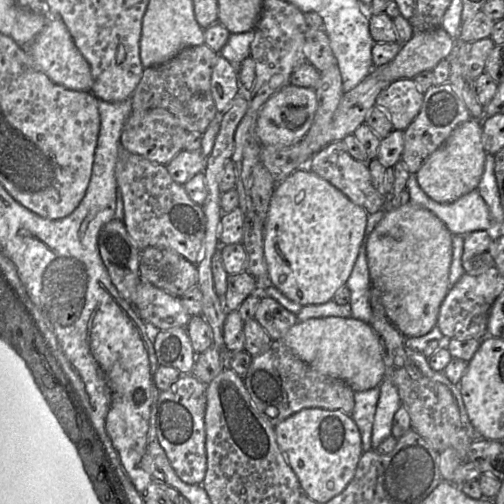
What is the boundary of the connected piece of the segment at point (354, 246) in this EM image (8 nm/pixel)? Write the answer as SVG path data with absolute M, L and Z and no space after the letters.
M307 167L294 171L276 185L264 226L264 255L272 285L302 306L333 300L351 275L368 216Z

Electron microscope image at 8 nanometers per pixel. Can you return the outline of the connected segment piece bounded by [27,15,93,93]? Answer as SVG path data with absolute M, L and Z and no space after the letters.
M49 16L45 27L27 51L38 69L54 83L70 90L91 93L93 78L90 65L76 47L68 28L59 17Z

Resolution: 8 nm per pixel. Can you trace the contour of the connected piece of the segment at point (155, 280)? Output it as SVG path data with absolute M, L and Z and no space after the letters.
M151 246L140 251L139 273L141 280L177 297L198 282L196 265L164 247Z

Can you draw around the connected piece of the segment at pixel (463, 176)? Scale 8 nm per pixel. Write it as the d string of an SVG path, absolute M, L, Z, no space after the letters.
M469 119L457 127L417 171L419 186L432 200L448 204L477 189L485 169L486 151L482 143L482 121Z

